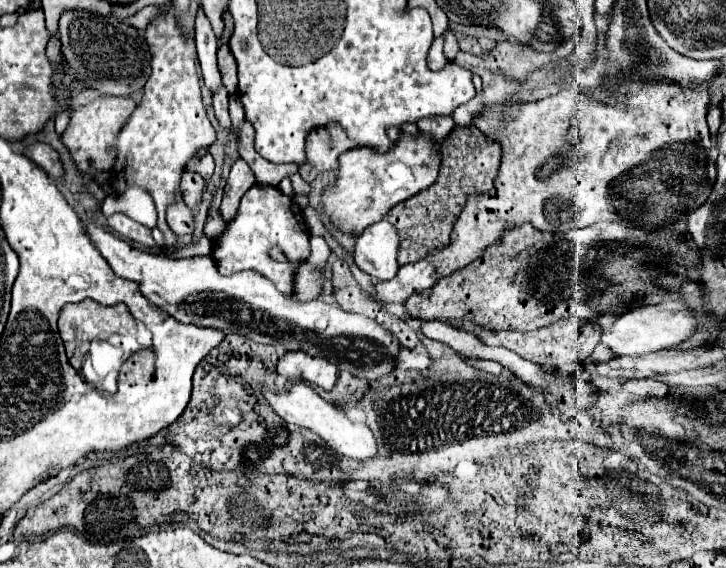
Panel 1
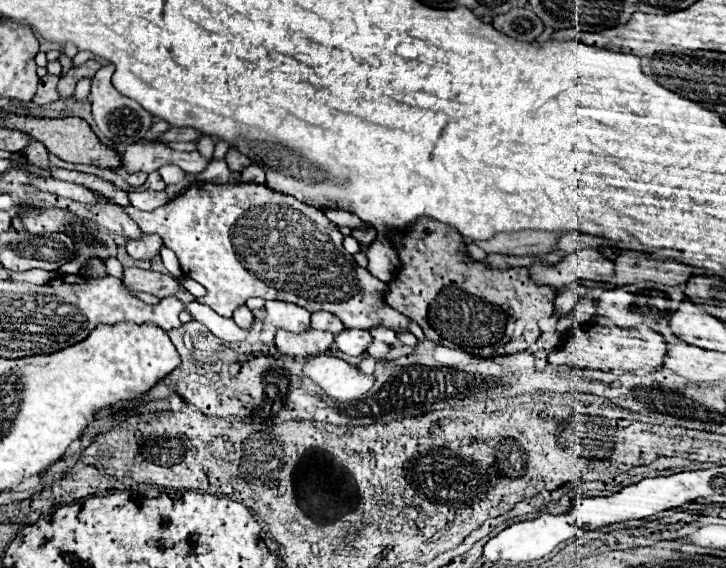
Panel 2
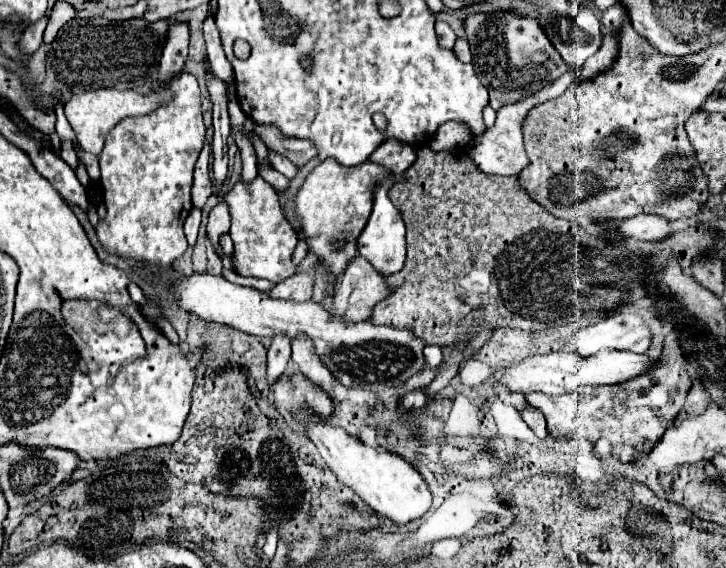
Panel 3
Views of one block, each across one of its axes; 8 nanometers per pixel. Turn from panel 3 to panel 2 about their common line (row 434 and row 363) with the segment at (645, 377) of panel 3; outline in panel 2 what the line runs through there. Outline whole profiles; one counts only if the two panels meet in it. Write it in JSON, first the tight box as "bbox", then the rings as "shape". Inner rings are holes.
{"bbox":[548,318,666,370],"shape":[[[594,318],[594,324],[590,328],[576,328],[572,330],[572,336],[562,342],[554,352],[548,354],[550,364],[568,364],[578,368],[590,368],[600,370],[602,366],[610,370],[636,370],[644,366],[662,366],[666,356],[666,342],[664,338],[650,330],[646,324],[638,324],[634,328],[618,328],[608,318]]]}

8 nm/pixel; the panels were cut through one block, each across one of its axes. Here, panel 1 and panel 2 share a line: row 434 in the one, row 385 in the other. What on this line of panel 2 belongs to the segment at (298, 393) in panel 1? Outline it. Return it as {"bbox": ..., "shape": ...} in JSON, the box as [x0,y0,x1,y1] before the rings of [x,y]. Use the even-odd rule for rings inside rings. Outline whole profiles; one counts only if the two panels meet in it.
{"bbox":[304,356,374,402],"shape":[[[316,356],[304,366],[306,376],[310,376],[330,398],[346,402],[358,398],[374,386],[374,374],[366,376],[356,366],[334,356]]]}

